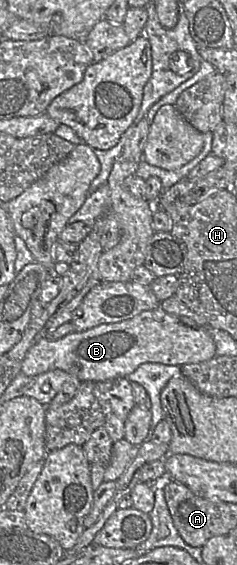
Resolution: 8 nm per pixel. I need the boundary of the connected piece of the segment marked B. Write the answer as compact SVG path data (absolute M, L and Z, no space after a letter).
M160 306L121 322L100 324L82 332L72 332L57 340L40 338L28 350L21 373L36 376L61 369L81 382L106 381L127 377L144 363L182 366L207 361L216 356L216 344L211 331L193 328Z

